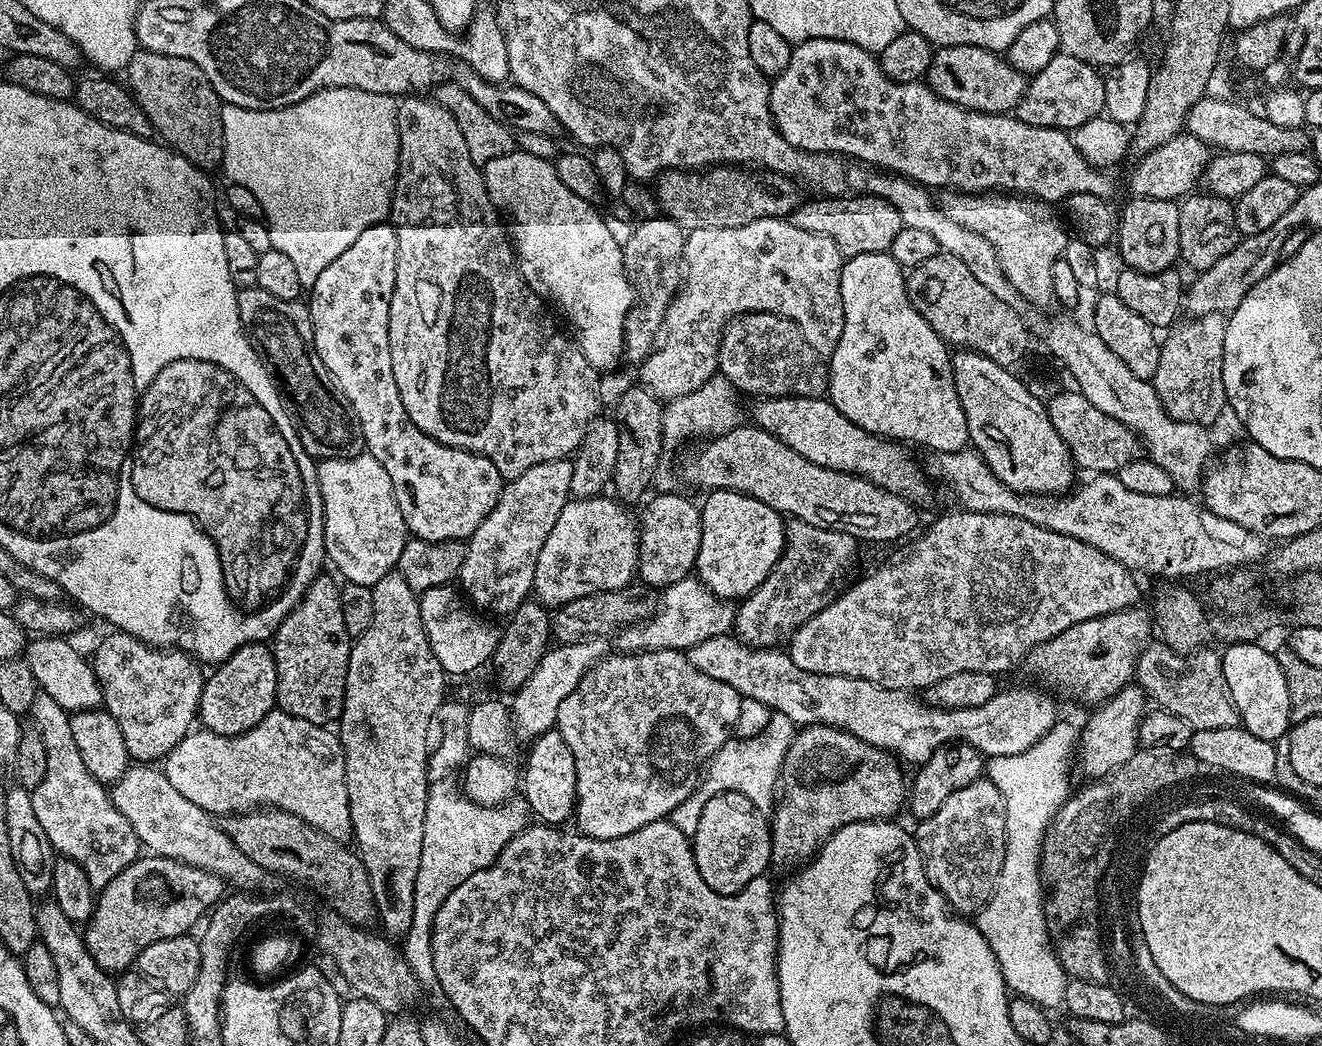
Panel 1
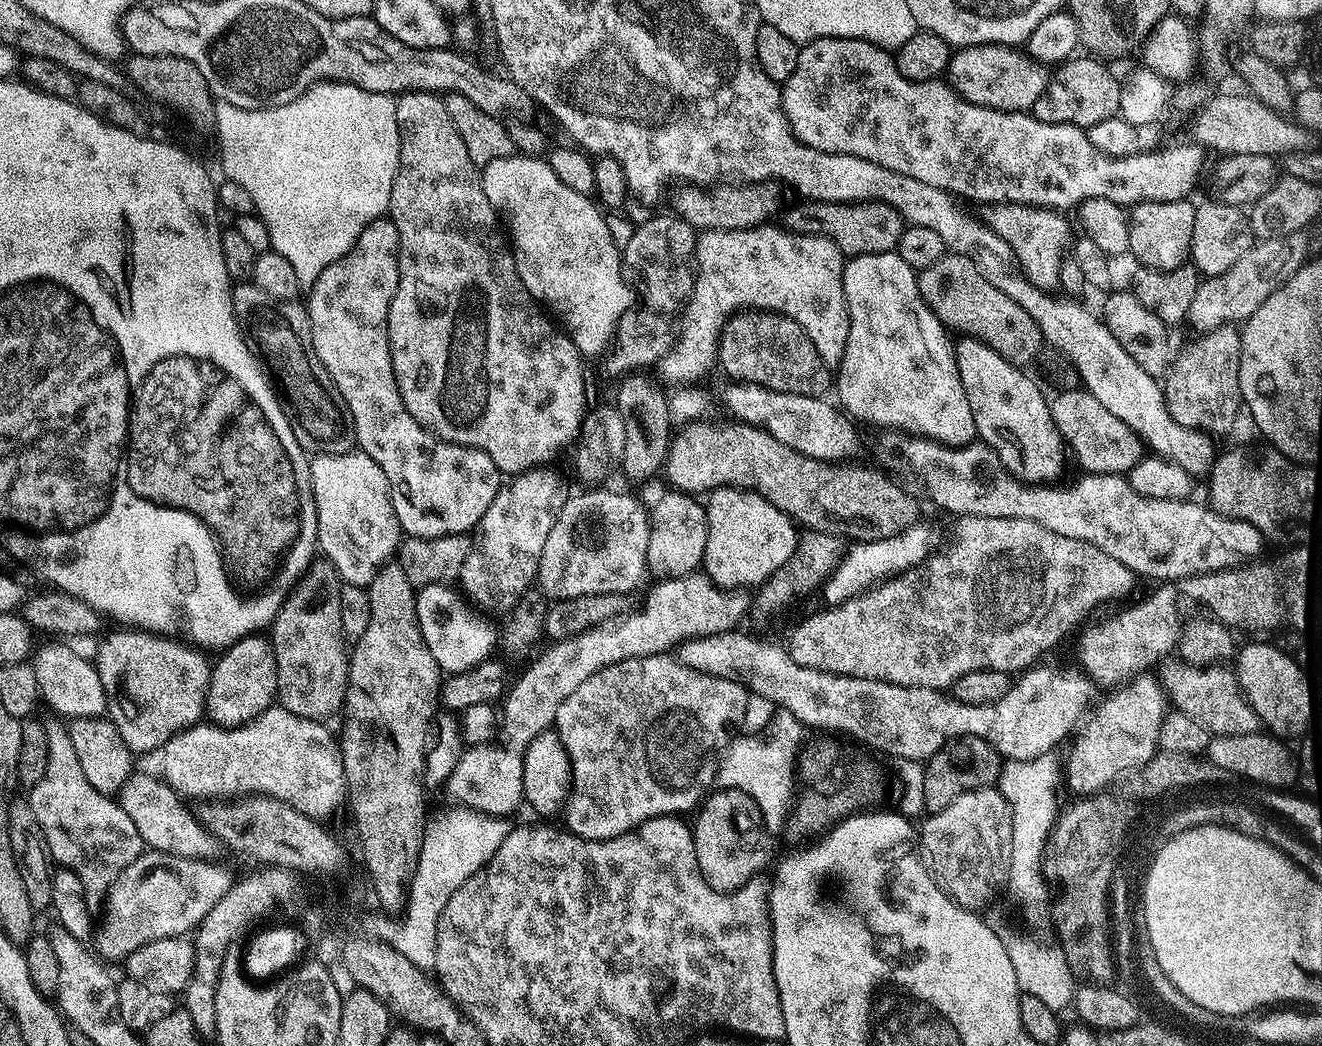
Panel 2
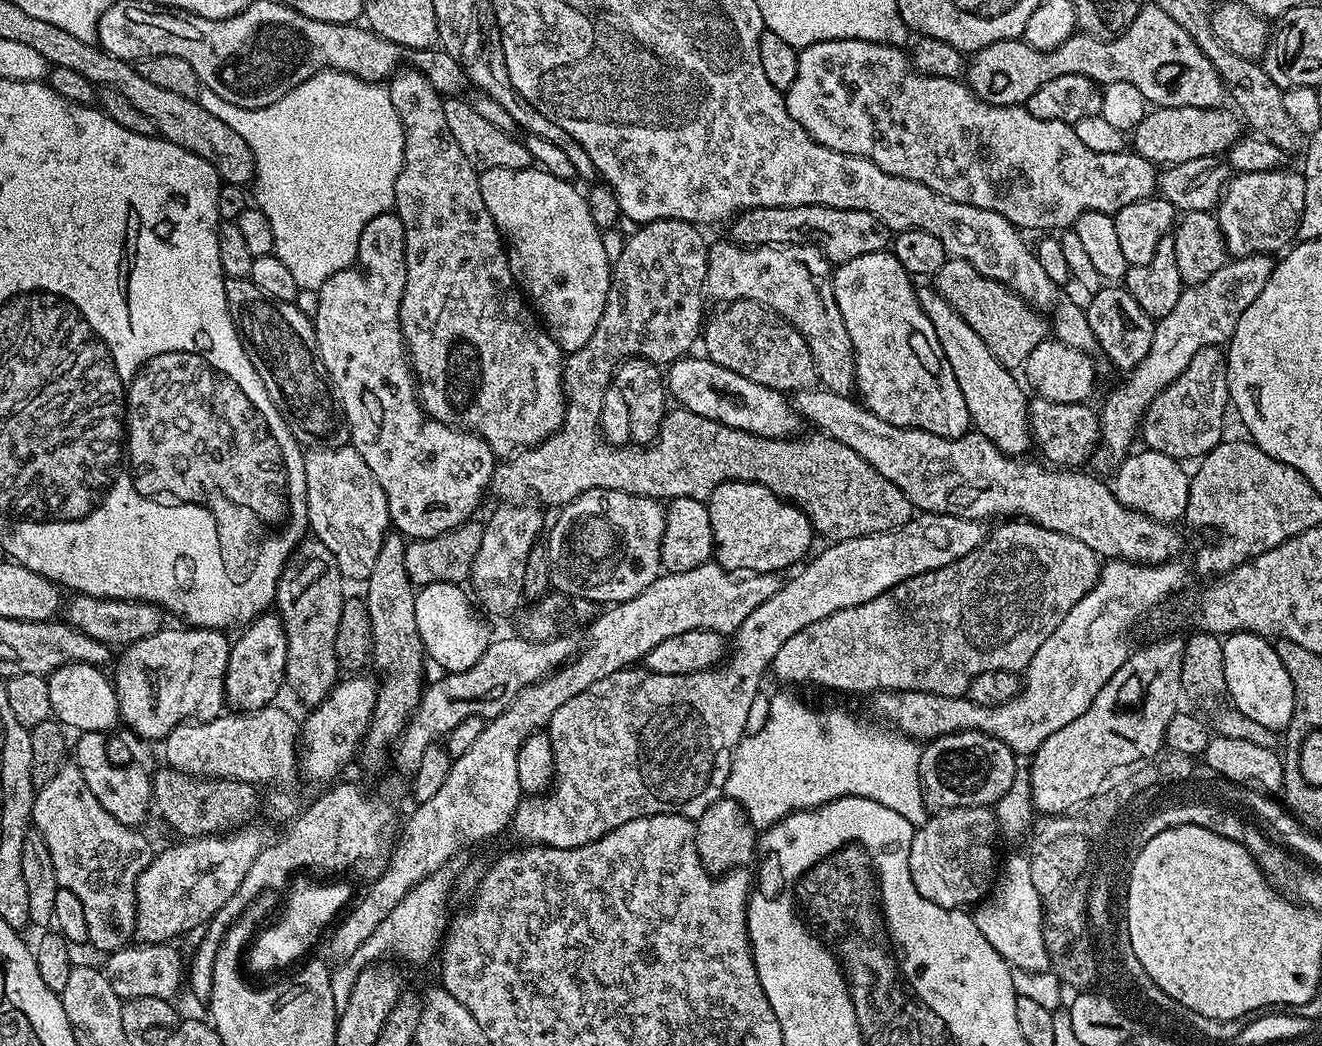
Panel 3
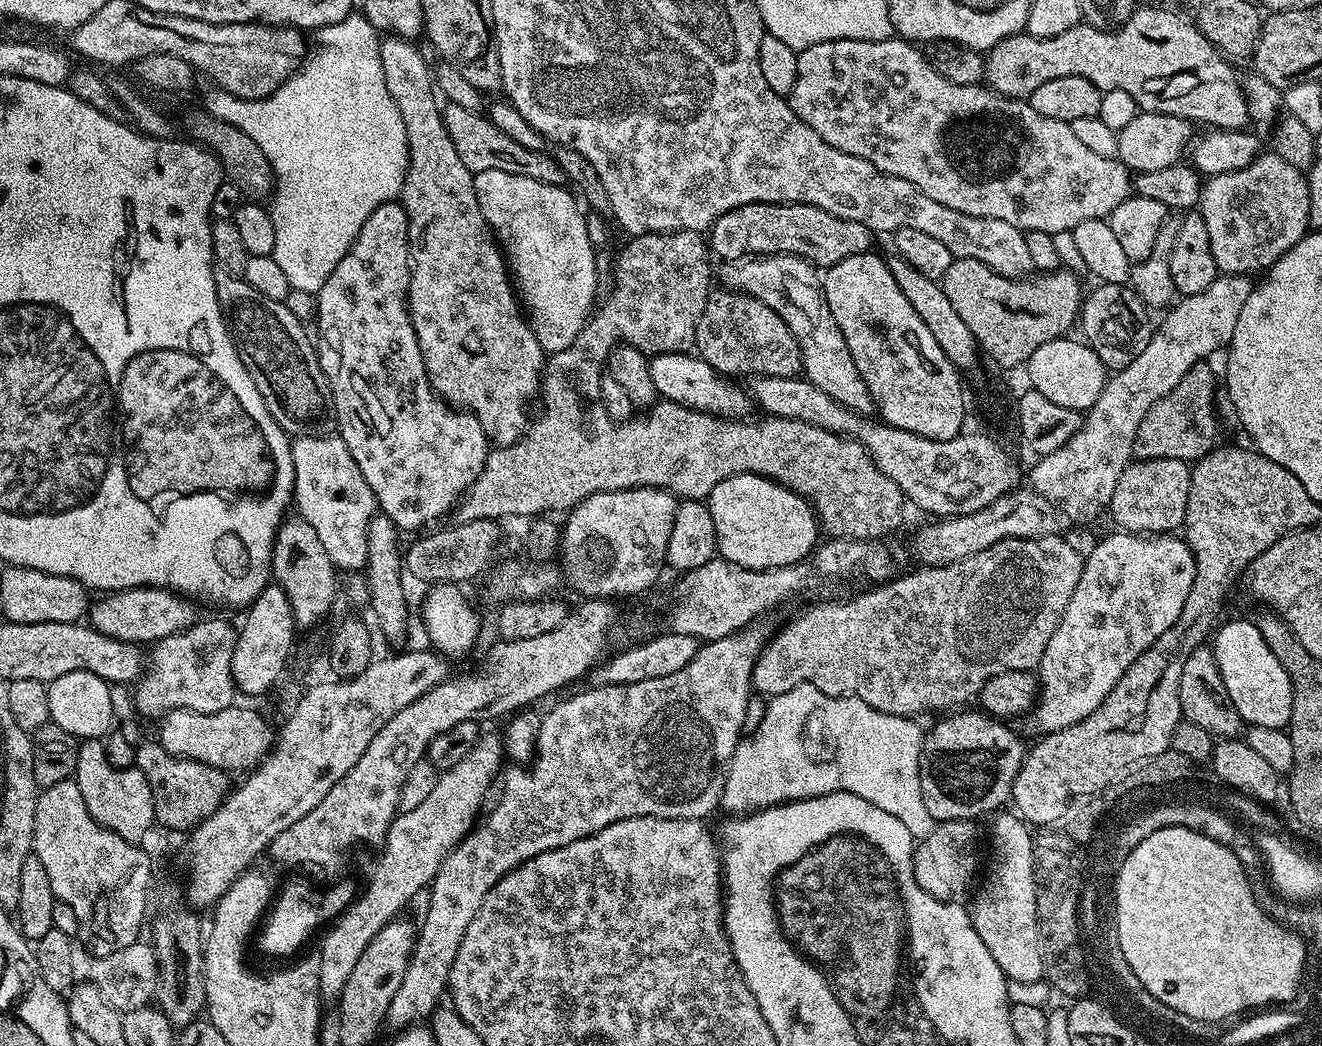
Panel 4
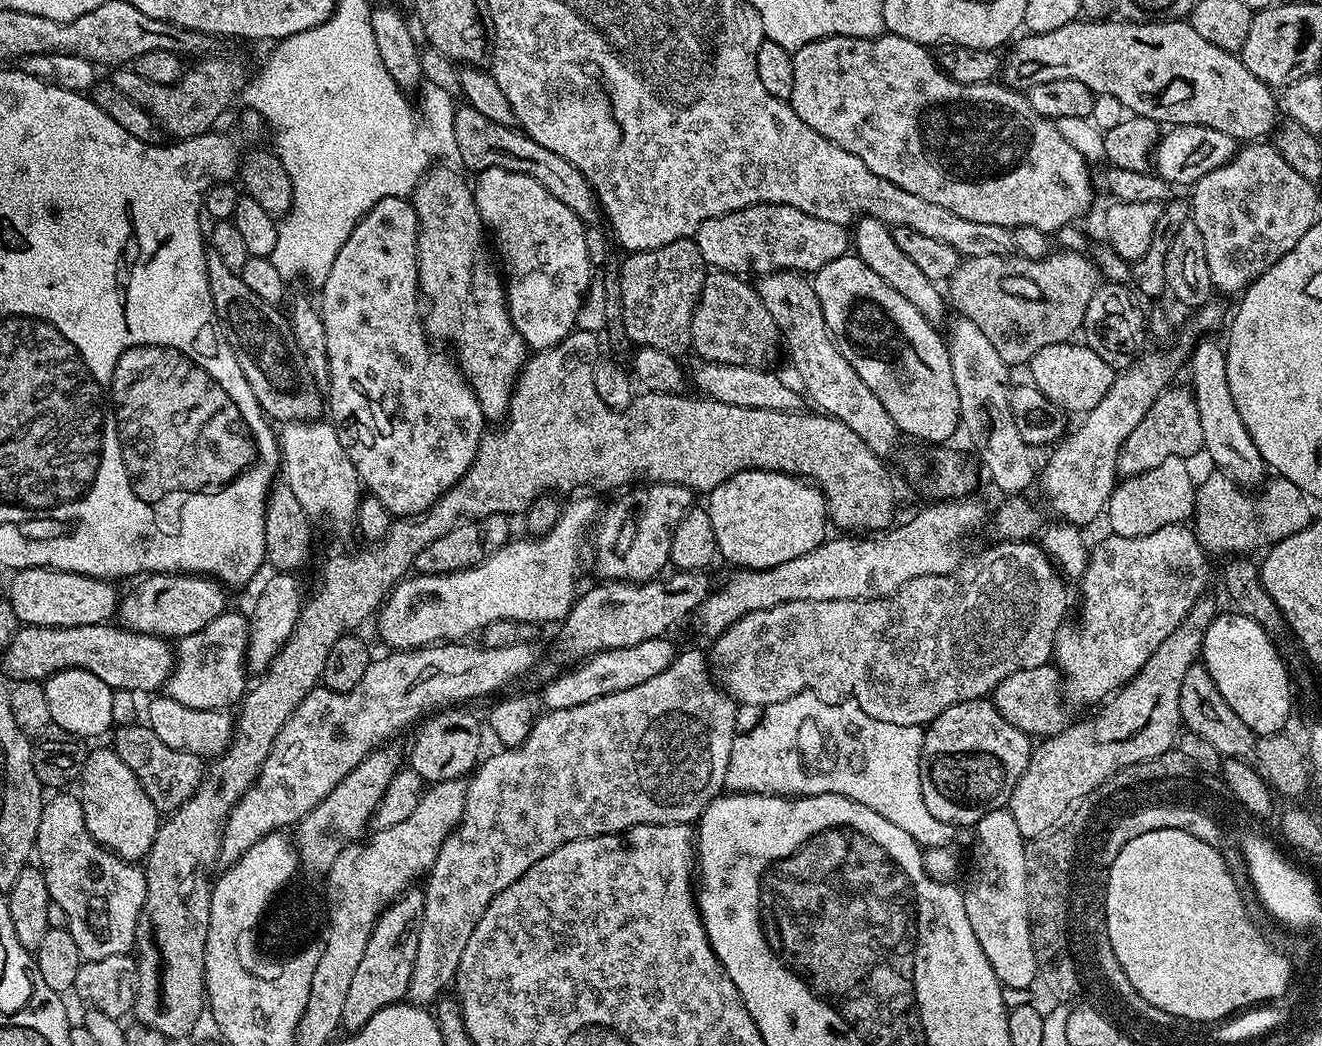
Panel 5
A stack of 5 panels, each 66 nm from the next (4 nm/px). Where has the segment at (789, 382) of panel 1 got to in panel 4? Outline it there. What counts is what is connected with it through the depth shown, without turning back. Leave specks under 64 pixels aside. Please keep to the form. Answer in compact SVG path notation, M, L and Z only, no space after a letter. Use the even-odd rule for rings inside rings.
M709 291L706 310L698 318L695 351L714 369L729 378L773 376L790 378L802 372L800 344L790 326L770 306L744 292Z

